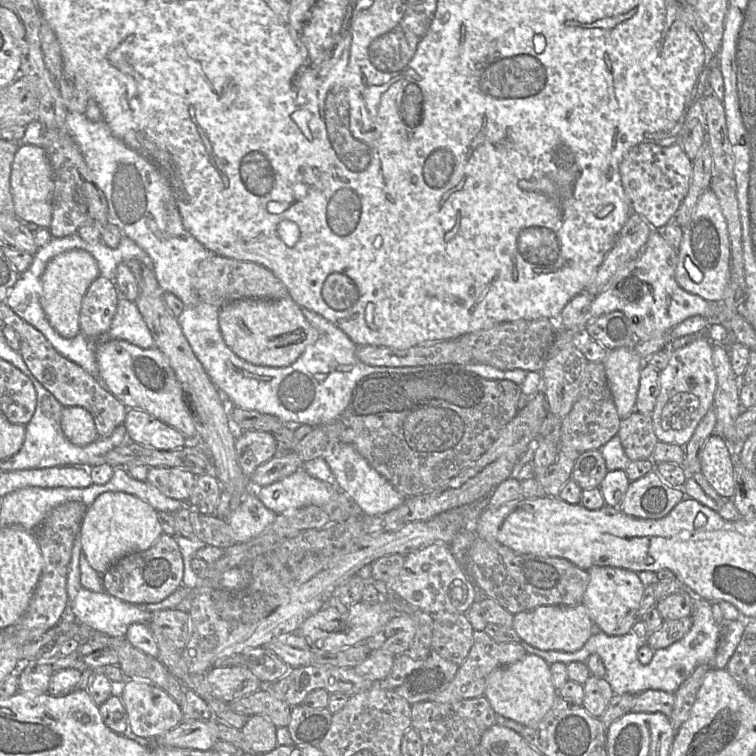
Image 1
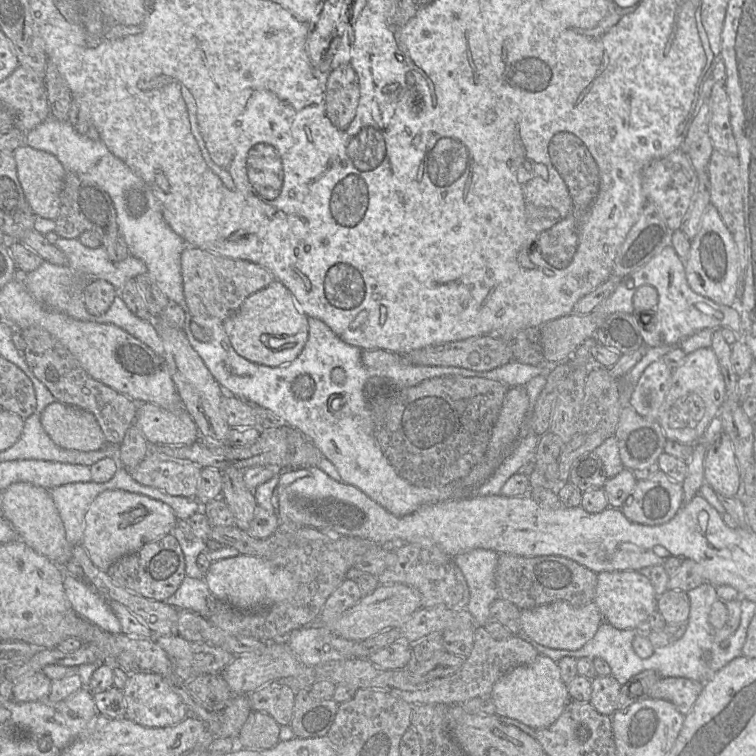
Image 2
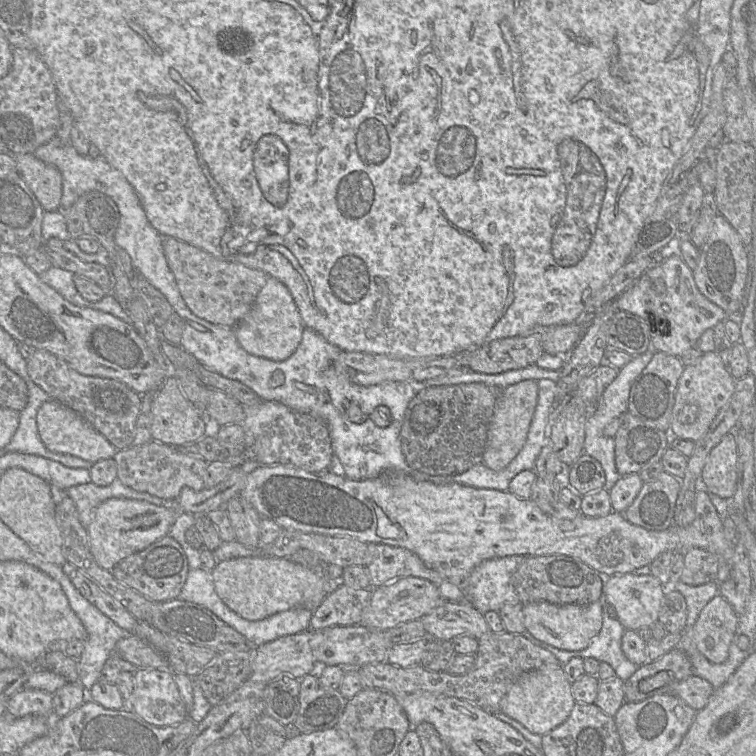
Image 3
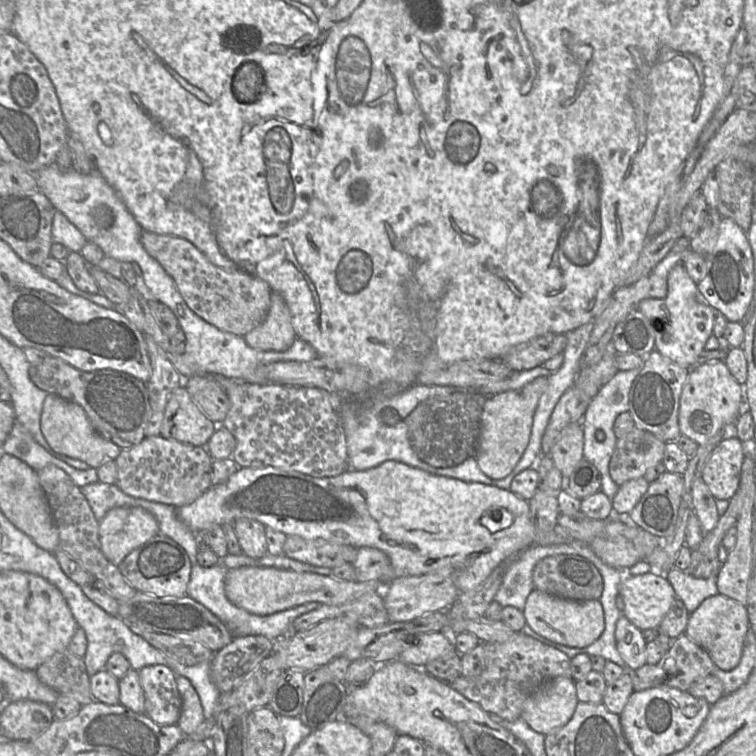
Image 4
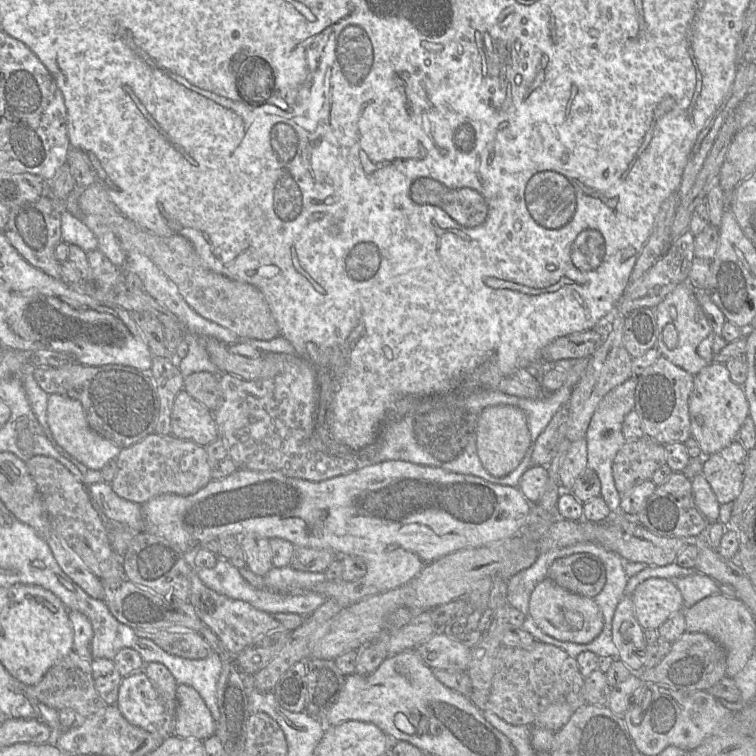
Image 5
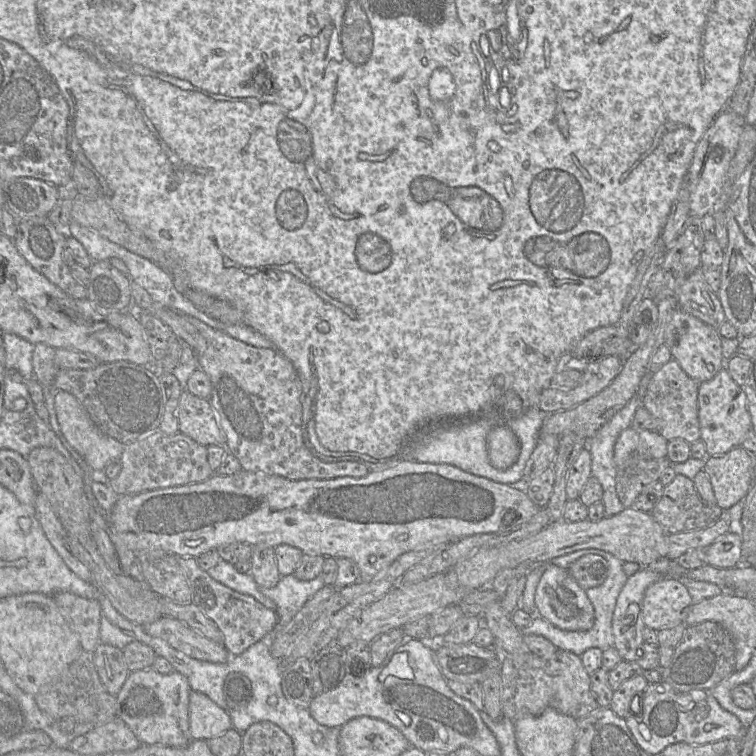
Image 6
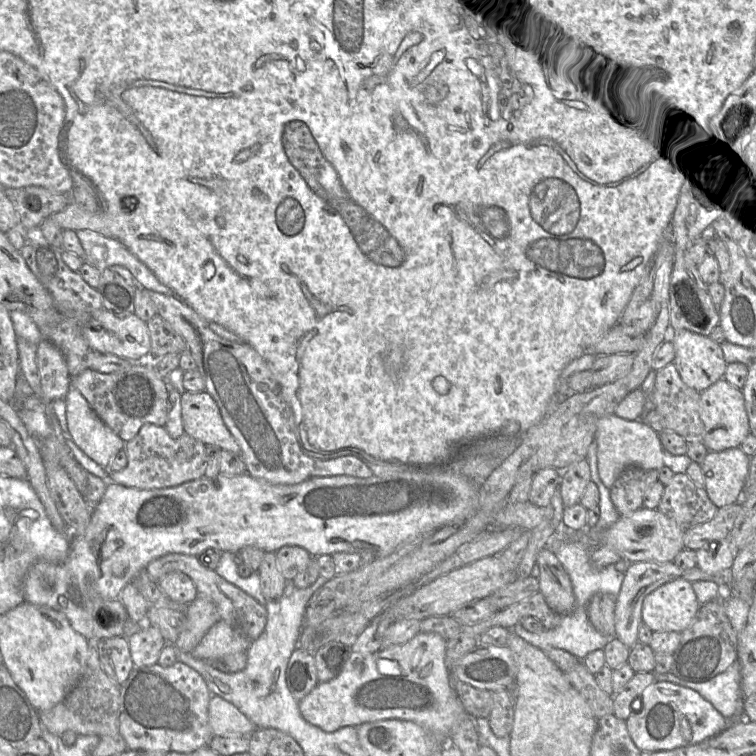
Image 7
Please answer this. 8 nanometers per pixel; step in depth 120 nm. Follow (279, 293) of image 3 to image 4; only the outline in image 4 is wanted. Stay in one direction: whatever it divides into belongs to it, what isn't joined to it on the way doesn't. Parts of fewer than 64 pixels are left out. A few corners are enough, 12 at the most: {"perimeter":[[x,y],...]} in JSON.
{"perimeter":[[271,290],[266,319],[243,336],[262,351],[297,339],[289,308]]}

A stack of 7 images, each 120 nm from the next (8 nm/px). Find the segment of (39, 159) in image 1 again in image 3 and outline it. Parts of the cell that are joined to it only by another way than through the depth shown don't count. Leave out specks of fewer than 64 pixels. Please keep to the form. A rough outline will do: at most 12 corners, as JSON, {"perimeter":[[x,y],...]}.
{"perimeter":[[32,153],[17,170],[46,212],[62,196],[59,169]]}

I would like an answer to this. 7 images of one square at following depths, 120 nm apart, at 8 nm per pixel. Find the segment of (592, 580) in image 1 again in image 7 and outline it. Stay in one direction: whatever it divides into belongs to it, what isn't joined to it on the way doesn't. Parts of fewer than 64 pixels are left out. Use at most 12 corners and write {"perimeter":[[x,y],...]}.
{"perimeter":[[676,579],[647,595],[642,622],[681,633],[700,604],[692,582]]}

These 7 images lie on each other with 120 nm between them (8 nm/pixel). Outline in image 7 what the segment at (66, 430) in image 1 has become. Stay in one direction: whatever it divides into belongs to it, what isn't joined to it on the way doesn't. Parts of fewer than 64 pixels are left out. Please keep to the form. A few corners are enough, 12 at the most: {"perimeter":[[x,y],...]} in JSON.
{"perimeter":[[79,390],[64,399],[72,440],[106,468],[126,442]]}

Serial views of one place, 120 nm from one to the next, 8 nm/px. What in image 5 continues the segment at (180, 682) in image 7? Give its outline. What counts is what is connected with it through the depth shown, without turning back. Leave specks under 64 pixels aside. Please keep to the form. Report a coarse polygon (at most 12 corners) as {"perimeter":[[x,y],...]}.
{"perimeter":[[142,670],[123,677],[115,704],[163,737],[175,718]]}

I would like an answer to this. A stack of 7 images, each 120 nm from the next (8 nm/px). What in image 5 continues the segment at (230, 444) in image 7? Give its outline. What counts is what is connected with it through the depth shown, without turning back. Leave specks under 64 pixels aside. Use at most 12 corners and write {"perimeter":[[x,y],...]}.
{"perimeter":[[182,389],[171,434],[206,447],[218,439],[214,413]]}

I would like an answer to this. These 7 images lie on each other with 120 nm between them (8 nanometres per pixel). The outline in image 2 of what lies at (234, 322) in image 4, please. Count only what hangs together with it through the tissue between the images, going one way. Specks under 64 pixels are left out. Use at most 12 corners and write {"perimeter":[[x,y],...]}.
{"perimeter":[[192,245],[181,253],[192,315],[221,321],[275,279]]}

